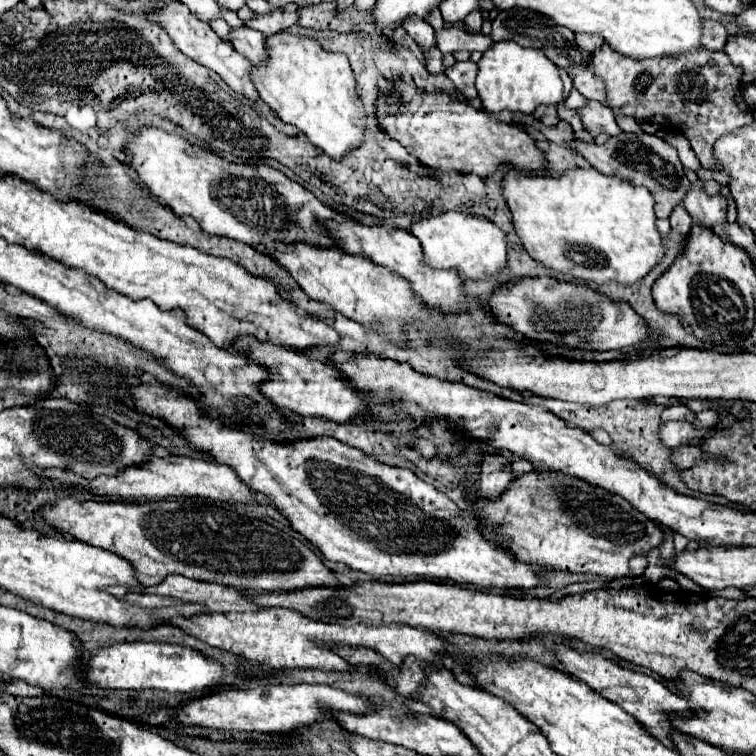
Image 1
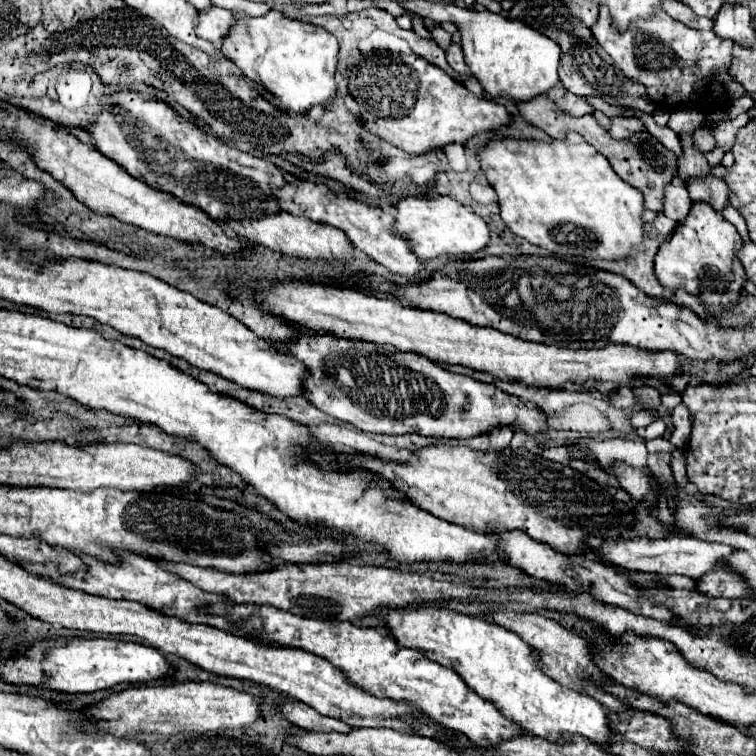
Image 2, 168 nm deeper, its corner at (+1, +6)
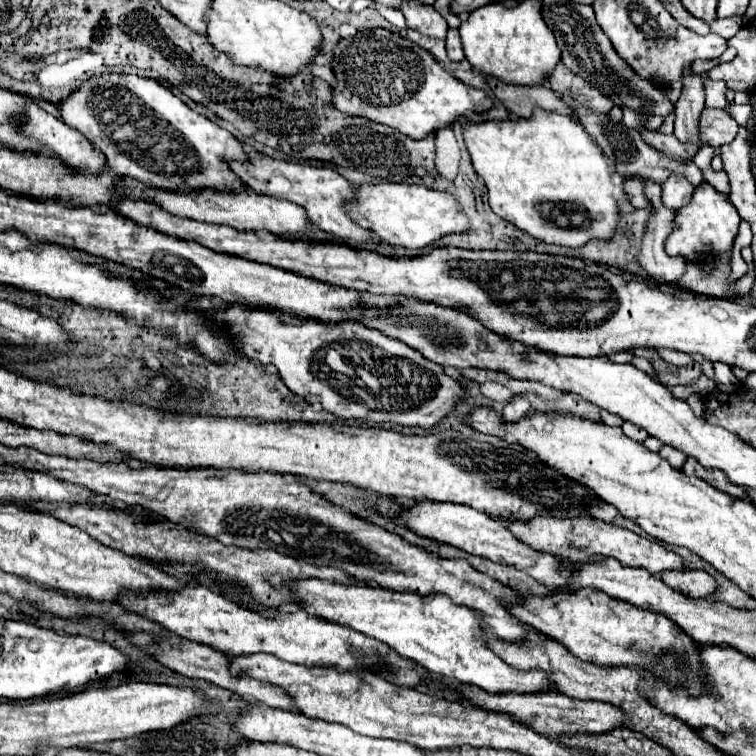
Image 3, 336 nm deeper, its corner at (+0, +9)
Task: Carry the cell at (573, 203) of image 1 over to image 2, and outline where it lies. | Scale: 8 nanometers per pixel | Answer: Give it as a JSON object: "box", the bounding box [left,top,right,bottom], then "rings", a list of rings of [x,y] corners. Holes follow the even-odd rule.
{"box":[478,132,644,260],"rings":[[[568,132],[564,140],[490,140],[478,152],[480,166],[498,194],[498,204],[502,210],[504,224],[534,246],[550,250],[558,258],[582,256],[582,258],[602,258],[618,260],[630,256],[632,248],[642,242],[642,210],[644,200],[640,190],[634,190],[628,182],[622,182],[614,174],[610,162],[596,152],[580,134]]]}

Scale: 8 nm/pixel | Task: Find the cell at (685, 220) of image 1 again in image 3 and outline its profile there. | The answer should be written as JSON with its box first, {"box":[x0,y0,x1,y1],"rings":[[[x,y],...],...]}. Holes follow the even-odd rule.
{"box":[661,179,695,211],"rings":[[[667,179],[663,183],[663,193],[661,193],[663,205],[667,209],[677,211],[677,209],[685,207],[691,201],[693,191],[695,191],[695,187],[685,179]]]}

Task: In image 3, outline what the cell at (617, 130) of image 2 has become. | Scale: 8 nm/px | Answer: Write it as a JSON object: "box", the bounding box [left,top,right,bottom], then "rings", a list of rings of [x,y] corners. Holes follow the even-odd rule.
{"box":[637,127,693,159],"rings":[[[639,127],[637,129],[639,135],[643,137],[643,141],[655,149],[659,149],[665,155],[673,155],[675,159],[693,159],[693,155],[689,155],[689,147],[681,147],[681,143],[677,141],[675,135],[665,135],[661,131],[653,131],[653,129],[645,129]]]}

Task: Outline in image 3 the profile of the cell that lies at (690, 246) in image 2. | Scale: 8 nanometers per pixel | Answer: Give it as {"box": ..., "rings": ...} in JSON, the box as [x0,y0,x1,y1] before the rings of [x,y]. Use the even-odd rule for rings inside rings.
{"box":[665,181,741,261],"rings":[[[705,181],[695,189],[695,195],[689,201],[689,205],[685,205],[685,207],[681,207],[681,211],[677,211],[675,227],[673,227],[671,235],[665,239],[665,253],[671,257],[683,257],[685,261],[703,261],[709,257],[719,259],[719,257],[731,253],[733,241],[739,233],[739,223],[741,223],[741,217],[739,217],[737,209],[729,203],[729,199],[719,195]]]}

